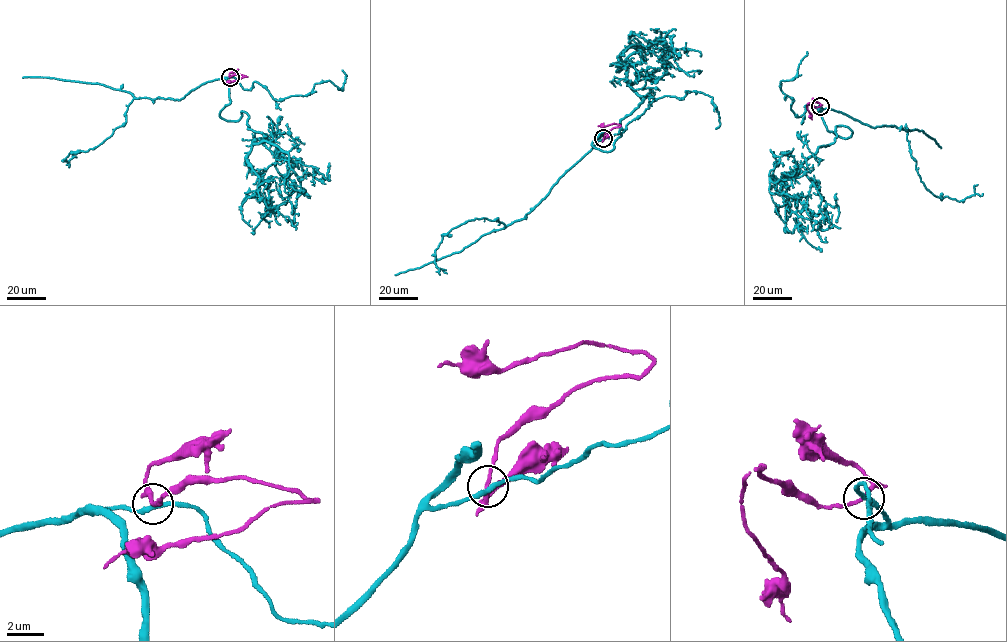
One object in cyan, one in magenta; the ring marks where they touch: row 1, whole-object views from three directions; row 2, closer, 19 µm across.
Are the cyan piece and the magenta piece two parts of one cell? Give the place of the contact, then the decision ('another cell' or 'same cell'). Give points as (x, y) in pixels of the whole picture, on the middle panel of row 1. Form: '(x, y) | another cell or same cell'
(603, 138) | another cell

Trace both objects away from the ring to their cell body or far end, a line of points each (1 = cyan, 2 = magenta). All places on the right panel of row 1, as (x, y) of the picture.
1: (820, 106), (828, 130), (851, 134), (835, 127), (835, 141), (786, 177), (785, 229), (801, 224), (821, 251)
2: (820, 106), (808, 104), (812, 119)

